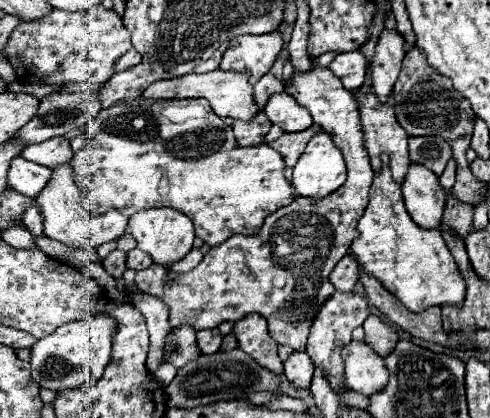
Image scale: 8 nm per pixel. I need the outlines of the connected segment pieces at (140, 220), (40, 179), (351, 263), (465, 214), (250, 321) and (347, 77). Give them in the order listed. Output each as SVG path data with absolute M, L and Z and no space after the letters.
M152 208L152 210L142 210L130 216L128 222L128 232L134 236L138 242L138 248L148 252L156 264L172 264L180 258L184 258L192 250L194 242L194 226L188 216L184 216L178 210L172 208Z
M16 156L8 170L8 186L24 196L36 198L40 190L46 186L46 182L50 180L50 174L52 174L52 168L46 168L36 162L28 162L22 156Z
M344 256L332 270L330 282L340 292L352 292L354 284L358 282L358 264L352 256Z
M446 190L446 208L442 224L446 228L452 228L460 238L464 238L472 230L472 206L460 204L460 200L456 200L450 190Z
M248 314L244 320L234 322L232 334L236 336L238 348L250 354L258 364L272 372L282 372L282 360L278 358L278 344L272 340L266 328L266 320L260 314Z
M360 50L338 54L328 68L342 80L344 88L348 88L348 90L356 90L364 84L366 60Z

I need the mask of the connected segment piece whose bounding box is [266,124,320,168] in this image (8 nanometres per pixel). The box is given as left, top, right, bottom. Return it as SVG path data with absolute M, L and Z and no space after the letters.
M312 124L312 126L306 128L304 132L298 132L298 134L284 134L284 136L280 136L278 140L266 142L266 144L282 154L282 158L284 158L284 162L286 162L288 168L294 168L294 164L298 162L300 154L304 152L308 140L310 140L318 130L320 130L320 126Z

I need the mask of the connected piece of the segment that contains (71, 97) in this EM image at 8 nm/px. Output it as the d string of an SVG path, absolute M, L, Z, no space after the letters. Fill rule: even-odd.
M72 92L72 94L50 94L46 98L40 100L40 108L38 114L24 126L20 128L12 140L20 140L22 146L26 148L28 144L40 144L48 138L54 136L64 136L66 132L70 132L72 128L78 128L82 124L86 124L88 120L92 120L98 112L100 112L100 102L96 100L98 96L94 92Z

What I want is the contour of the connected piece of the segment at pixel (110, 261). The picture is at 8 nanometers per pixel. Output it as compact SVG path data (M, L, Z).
M114 250L110 256L106 256L104 260L102 260L102 266L104 266L104 270L116 280L116 282L120 282L122 280L122 272L126 270L126 252L120 252L120 250Z

